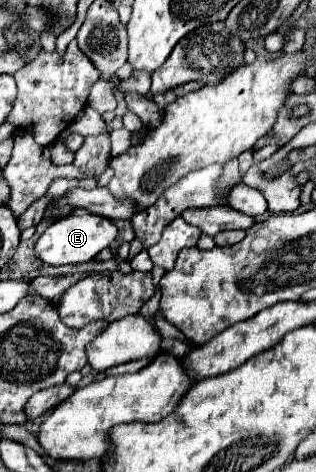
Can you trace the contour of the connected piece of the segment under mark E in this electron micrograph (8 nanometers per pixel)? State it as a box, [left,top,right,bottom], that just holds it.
[35,208,117,266]

